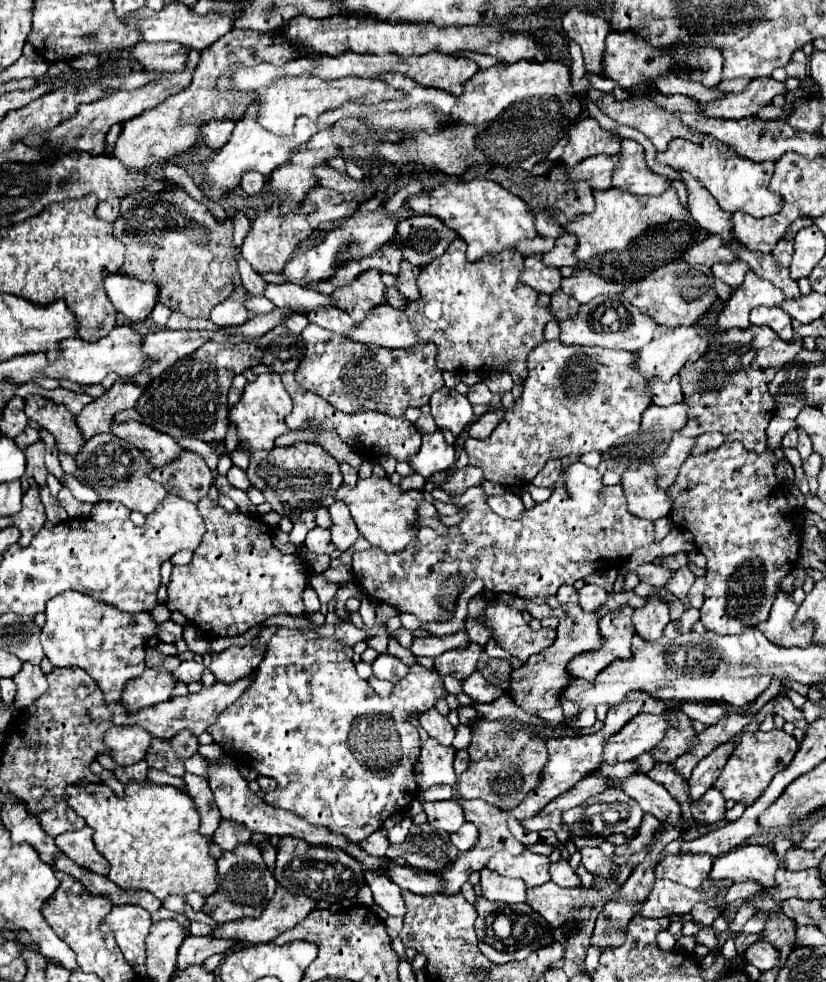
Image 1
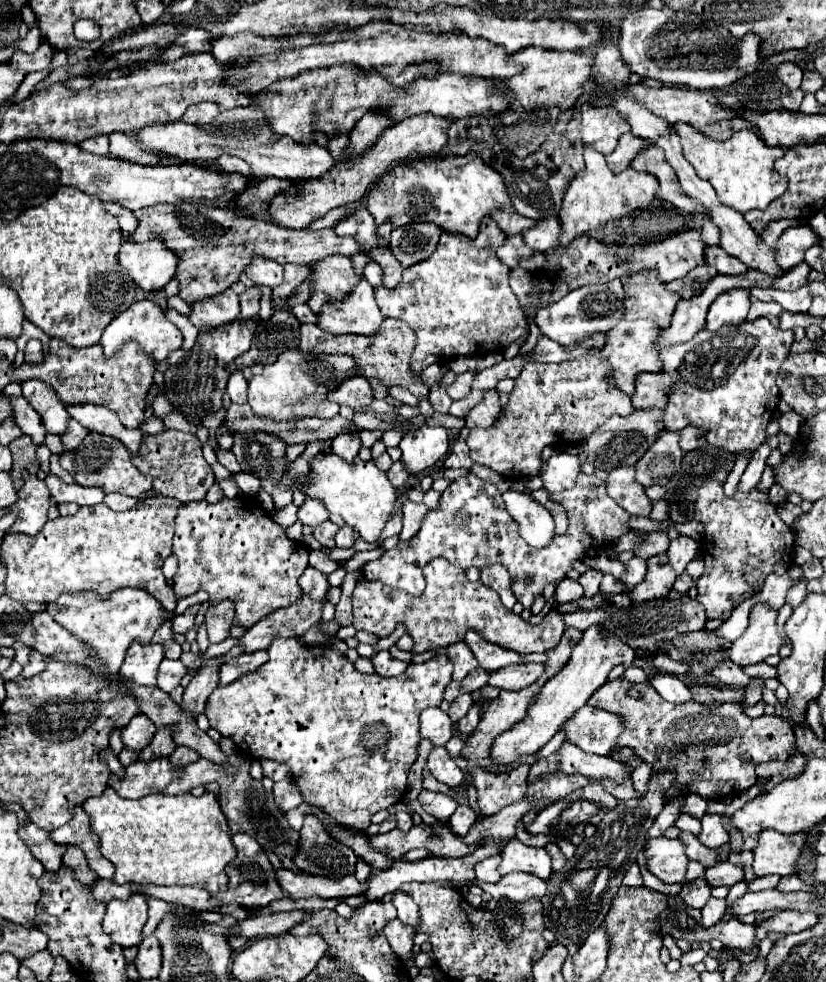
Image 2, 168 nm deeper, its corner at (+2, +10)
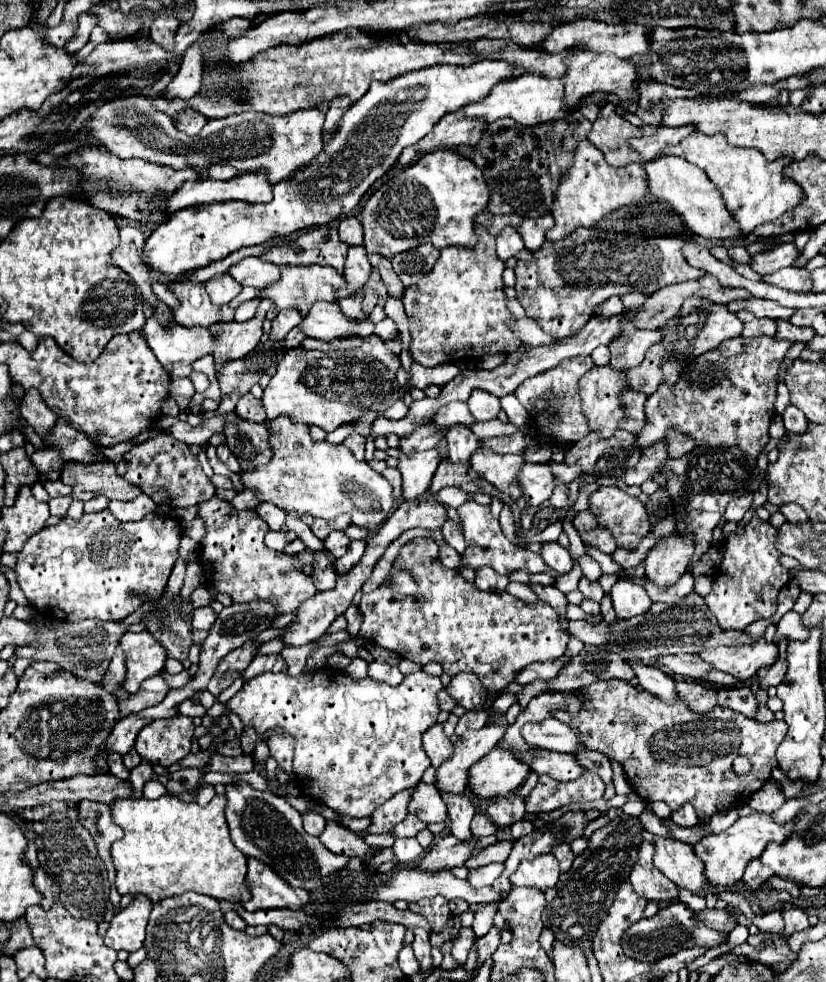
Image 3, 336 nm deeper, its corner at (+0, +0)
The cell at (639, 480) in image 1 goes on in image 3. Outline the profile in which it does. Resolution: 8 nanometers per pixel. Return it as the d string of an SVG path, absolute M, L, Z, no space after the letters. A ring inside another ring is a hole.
M599 487L589 497L589 509L601 519L599 525L615 537L617 547L633 551L649 533L645 505L619 487Z

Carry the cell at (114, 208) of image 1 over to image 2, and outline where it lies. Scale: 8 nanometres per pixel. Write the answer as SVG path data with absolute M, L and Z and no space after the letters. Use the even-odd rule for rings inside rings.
M113 201L105 203L105 209L119 219L119 227L121 227L123 237L129 237L135 231L137 221L135 221L135 217L133 217L133 213L129 209L123 209L119 203L113 203Z

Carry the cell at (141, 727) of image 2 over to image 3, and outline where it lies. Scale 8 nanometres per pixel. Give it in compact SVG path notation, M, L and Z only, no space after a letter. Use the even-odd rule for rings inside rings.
M185 715L157 719L139 731L135 749L145 761L171 767L189 755L193 729L193 719Z

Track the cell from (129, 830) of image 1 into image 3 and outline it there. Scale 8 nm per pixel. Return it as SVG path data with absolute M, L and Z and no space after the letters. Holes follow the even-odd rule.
M163 795L155 801L149 799L117 799L113 805L113 821L123 827L125 837L111 847L113 863L117 869L117 891L121 895L149 895L151 901L161 901L169 895L187 891L205 893L229 903L243 903L251 899L245 887L247 855L243 855L231 841L229 825L225 819L225 795L215 795L207 807L185 803L173 795Z

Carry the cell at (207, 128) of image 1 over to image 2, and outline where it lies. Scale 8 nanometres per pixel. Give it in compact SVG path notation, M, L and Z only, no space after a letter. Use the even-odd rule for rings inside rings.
M207 101L207 103L197 103L191 105L185 115L181 117L183 123L193 123L193 125L209 125L215 121L215 117L219 115L219 105Z

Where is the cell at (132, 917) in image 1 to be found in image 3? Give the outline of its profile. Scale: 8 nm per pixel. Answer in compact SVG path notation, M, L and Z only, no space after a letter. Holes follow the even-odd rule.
M135 895L131 905L121 909L113 919L111 927L105 935L105 945L119 951L125 949L129 953L143 947L145 941L145 927L151 915L153 903L147 895Z

